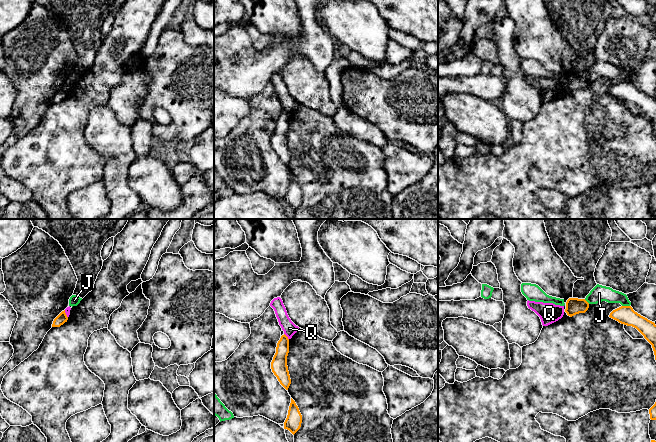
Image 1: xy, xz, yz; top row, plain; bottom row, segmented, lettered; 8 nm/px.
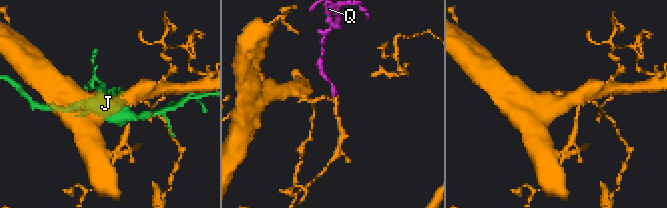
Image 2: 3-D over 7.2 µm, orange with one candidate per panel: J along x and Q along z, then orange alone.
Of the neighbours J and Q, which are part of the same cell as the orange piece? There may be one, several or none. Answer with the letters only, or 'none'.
none

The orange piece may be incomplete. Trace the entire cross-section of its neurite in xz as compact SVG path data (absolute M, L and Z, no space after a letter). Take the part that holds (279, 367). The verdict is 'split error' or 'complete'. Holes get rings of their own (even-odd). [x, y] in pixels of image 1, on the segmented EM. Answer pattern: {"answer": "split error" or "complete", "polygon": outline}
{"answer": "complete", "polygon": "M284 334L281 336L277 343L276 353L271 362L271 369L274 375L277 377L280 384L288 390L291 379L287 366L287 356L289 353L289 339Z"}

